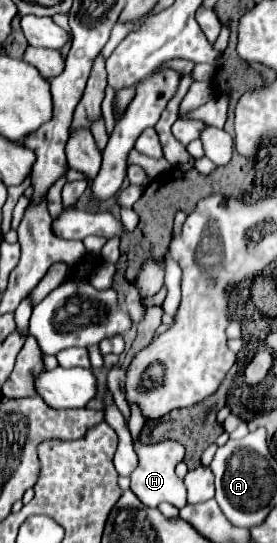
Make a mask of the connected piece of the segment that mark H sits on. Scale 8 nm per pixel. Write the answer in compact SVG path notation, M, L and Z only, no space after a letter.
M129 403L129 409L131 409L131 415L129 415L129 431L133 435L133 445L135 445L135 451L139 455L139 465L137 469L131 473L131 491L137 495L137 499L147 505L147 507L157 507L161 503L171 503L179 509L183 509L187 505L187 499L185 499L185 485L183 485L183 479L179 479L175 475L175 467L179 461L183 461L185 457L185 447L179 445L177 441L163 441L159 445L141 445L137 441L137 435L145 423L145 417L139 409L139 405L133 405Z

